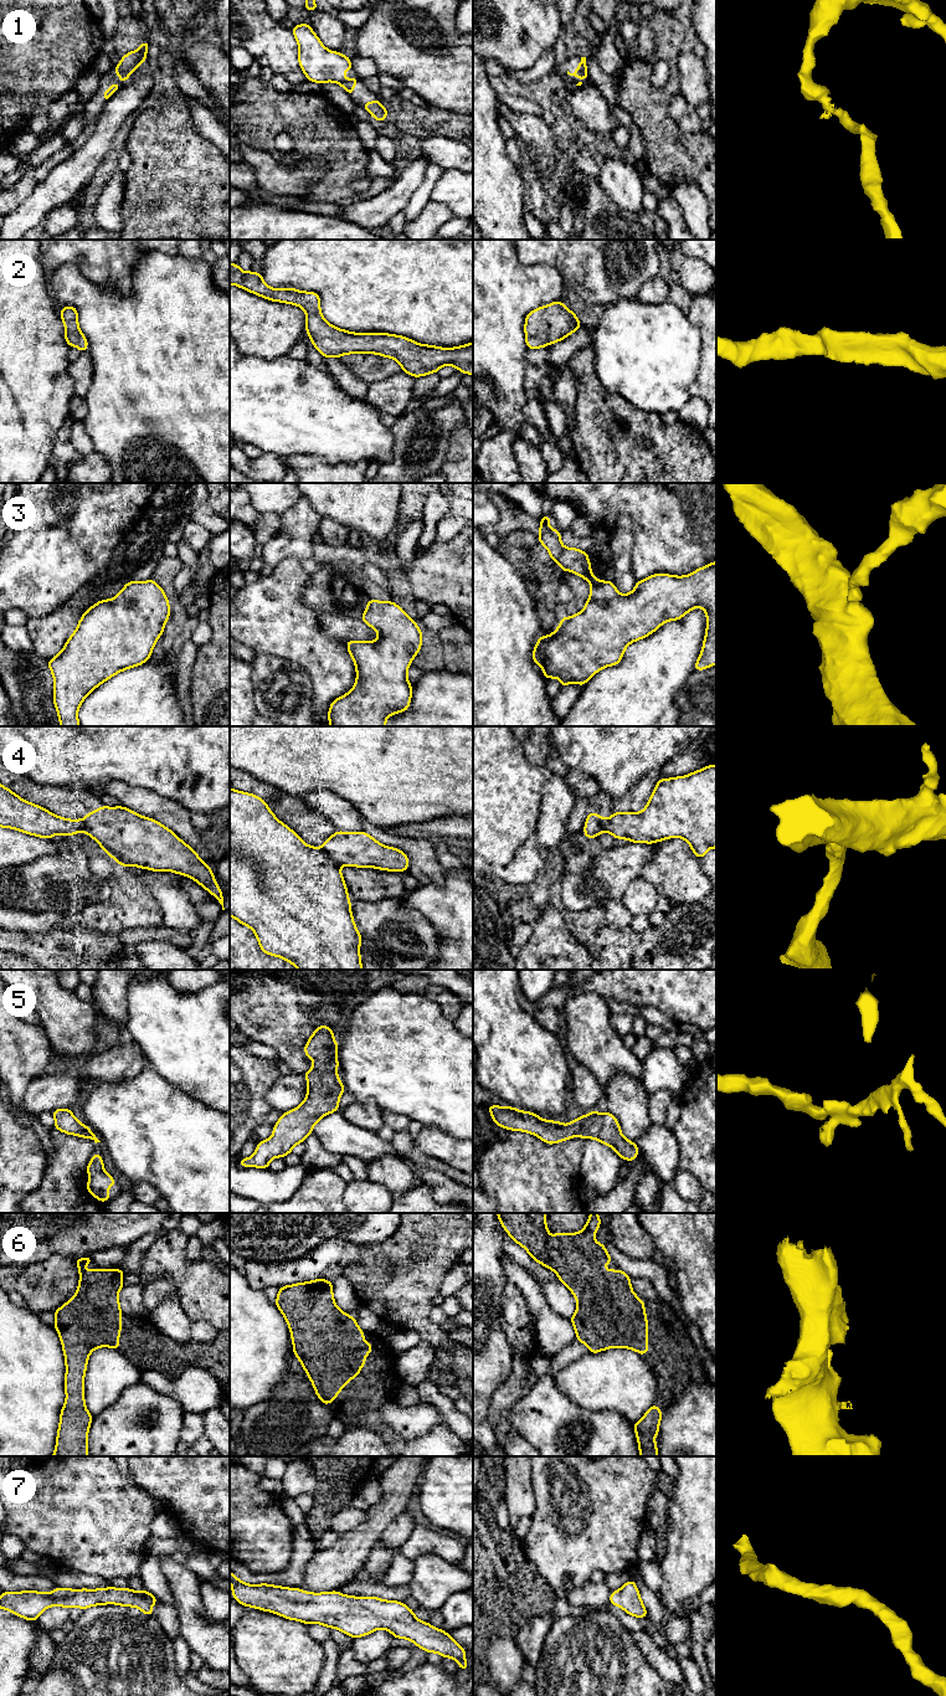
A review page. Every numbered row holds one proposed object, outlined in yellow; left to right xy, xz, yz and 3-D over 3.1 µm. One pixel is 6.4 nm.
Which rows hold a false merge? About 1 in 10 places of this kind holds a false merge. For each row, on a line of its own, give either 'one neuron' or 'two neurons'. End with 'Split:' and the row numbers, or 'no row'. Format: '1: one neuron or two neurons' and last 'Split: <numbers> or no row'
1: one neuron
2: one neuron
3: one neuron
4: two neurons
5: one neuron
6: one neuron
7: one neuron
Split: 4

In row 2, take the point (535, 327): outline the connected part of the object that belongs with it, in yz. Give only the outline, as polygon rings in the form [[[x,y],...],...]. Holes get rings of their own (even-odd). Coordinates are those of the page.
[[[561,299],[531,310],[525,318],[528,349],[545,348],[557,343],[582,327],[575,313]]]

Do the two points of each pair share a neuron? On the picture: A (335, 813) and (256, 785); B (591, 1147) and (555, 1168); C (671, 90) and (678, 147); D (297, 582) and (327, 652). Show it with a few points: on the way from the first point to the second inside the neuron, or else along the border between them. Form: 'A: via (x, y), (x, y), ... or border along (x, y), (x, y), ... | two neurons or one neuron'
A: border along (303, 797), (313, 810), (329, 820) | two neurons
B: border along (585, 1139), (580, 1181) | two neurons
C: via (662, 103), (662, 130), (664, 133) | one neuron
D: via (293, 600), (293, 618), (309, 635) | one neuron

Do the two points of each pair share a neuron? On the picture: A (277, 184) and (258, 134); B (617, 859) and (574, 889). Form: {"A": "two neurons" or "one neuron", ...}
{"A": "two neurons", "B": "one neuron"}

